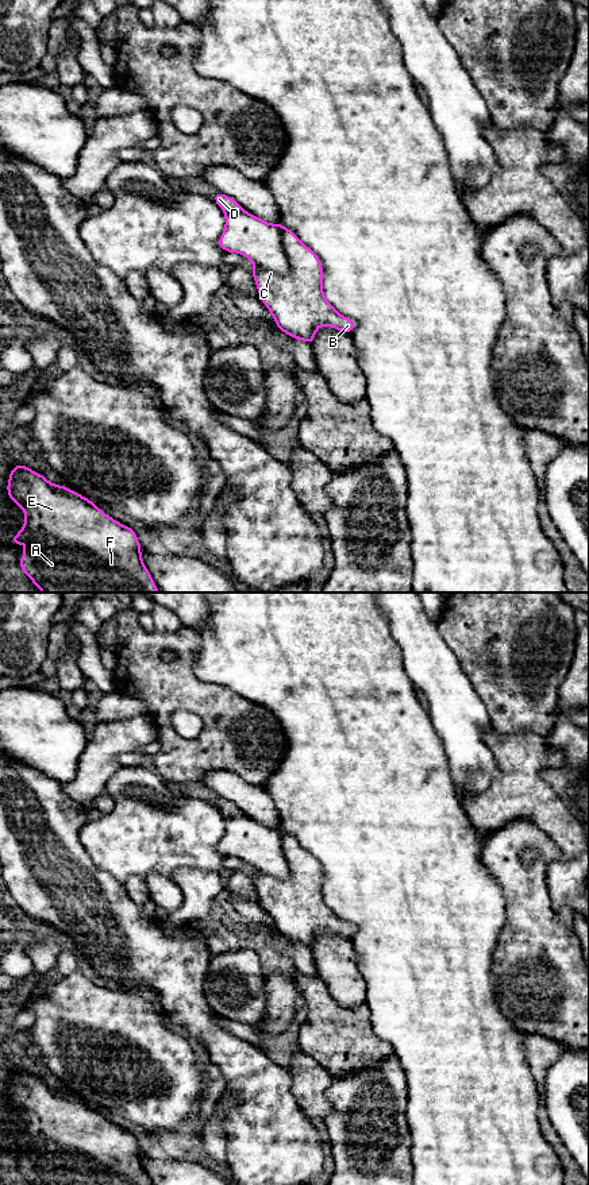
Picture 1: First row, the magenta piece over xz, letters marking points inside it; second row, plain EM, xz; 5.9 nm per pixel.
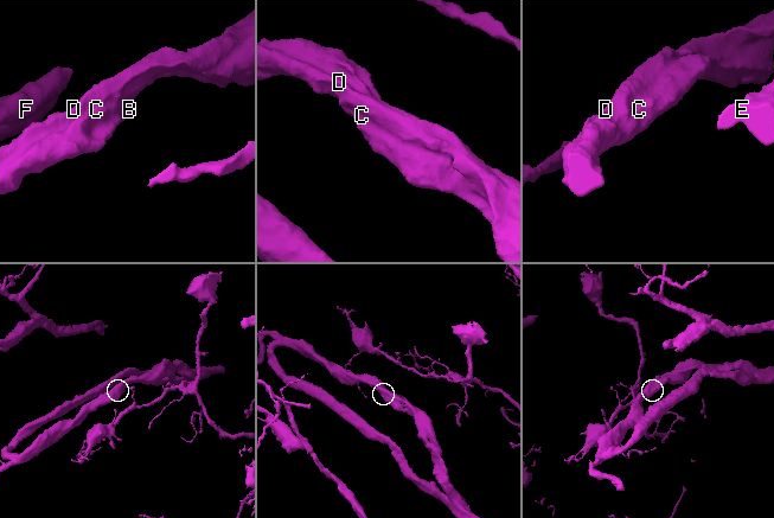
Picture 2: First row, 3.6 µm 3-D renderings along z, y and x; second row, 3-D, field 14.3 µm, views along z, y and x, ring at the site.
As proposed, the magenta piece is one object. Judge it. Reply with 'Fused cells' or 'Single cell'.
Single cell

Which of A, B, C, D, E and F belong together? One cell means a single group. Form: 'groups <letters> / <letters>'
groups A B C D E F

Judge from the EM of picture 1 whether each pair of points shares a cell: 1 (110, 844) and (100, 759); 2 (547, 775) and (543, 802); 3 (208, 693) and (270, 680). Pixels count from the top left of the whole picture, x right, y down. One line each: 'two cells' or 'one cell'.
1: two cells
2: two cells
3: two cells

